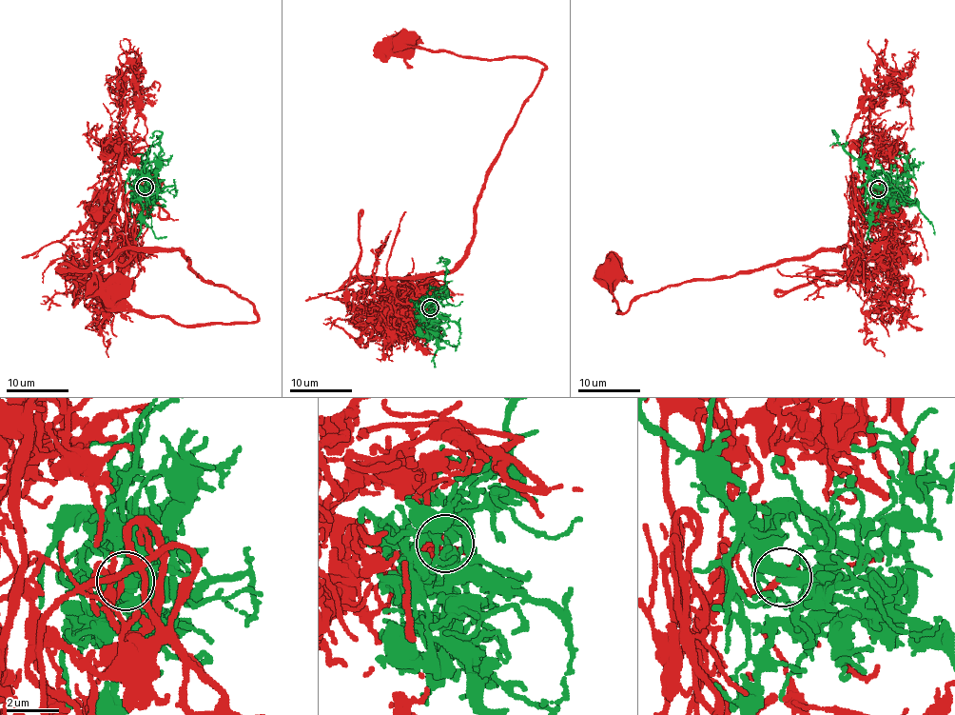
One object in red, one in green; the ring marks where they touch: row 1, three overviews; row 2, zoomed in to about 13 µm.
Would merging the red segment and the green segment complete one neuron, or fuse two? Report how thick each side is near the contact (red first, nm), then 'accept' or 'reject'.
280 nm thick on the red side, 280 nm on the other; accept

